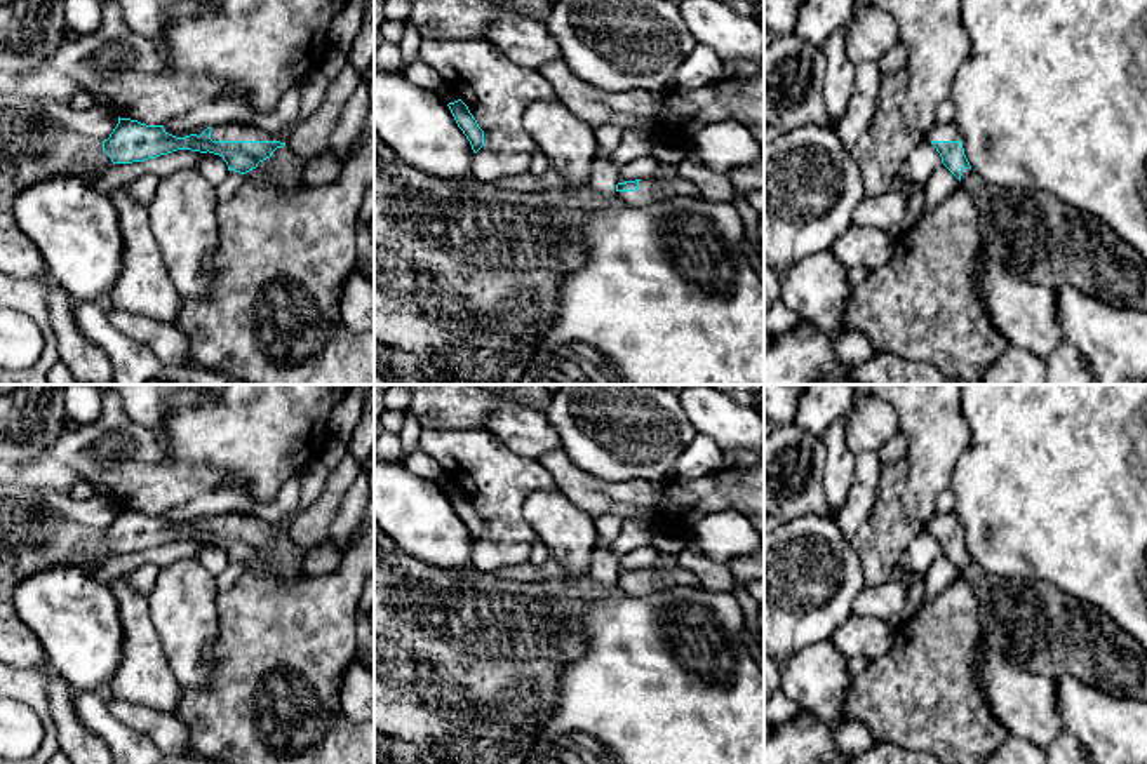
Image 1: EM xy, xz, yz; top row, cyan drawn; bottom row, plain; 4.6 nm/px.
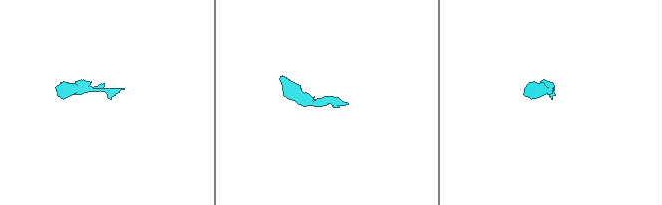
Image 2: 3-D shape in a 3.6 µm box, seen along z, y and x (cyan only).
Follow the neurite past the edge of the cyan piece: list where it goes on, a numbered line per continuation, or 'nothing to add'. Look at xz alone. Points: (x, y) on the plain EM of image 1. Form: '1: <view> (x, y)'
1: xz (650, 580)

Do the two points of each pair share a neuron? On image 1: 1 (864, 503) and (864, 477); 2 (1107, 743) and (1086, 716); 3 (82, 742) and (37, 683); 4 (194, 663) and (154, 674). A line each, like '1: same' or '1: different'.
1: same
2: same
3: different
4: different

